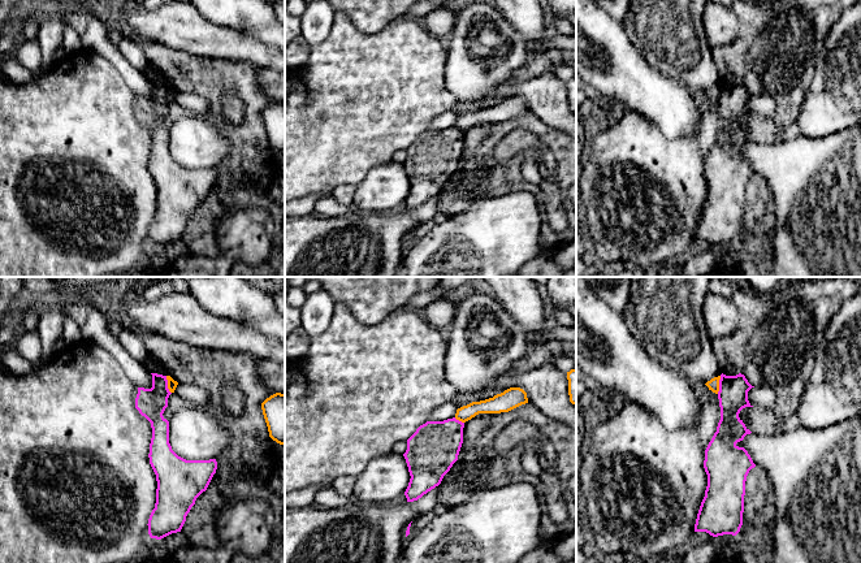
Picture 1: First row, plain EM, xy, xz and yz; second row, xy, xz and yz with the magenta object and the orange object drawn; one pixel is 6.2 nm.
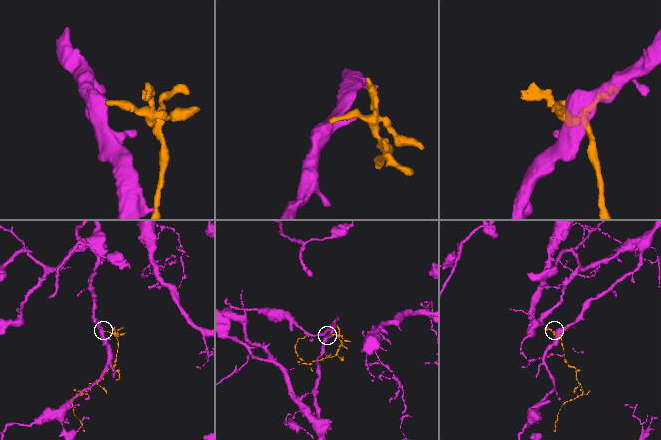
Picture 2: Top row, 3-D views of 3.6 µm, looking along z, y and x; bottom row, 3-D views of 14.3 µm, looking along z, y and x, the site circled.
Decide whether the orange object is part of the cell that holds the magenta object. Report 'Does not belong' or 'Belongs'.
Does not belong

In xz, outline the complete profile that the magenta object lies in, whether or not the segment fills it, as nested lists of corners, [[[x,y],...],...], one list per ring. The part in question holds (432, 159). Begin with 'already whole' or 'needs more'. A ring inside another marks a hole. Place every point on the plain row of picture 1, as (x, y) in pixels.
already whole | [[[455,126],[427,130],[407,148],[403,163],[411,185],[404,200],[407,211],[417,209],[441,192],[458,169],[463,137],[464,131]]]

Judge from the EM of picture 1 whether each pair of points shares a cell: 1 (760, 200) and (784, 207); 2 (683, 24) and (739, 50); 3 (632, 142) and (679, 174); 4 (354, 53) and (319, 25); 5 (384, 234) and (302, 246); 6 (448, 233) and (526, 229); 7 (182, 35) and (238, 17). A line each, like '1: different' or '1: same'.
1: different
2: different
3: same
4: different
5: same
6: same
7: different

